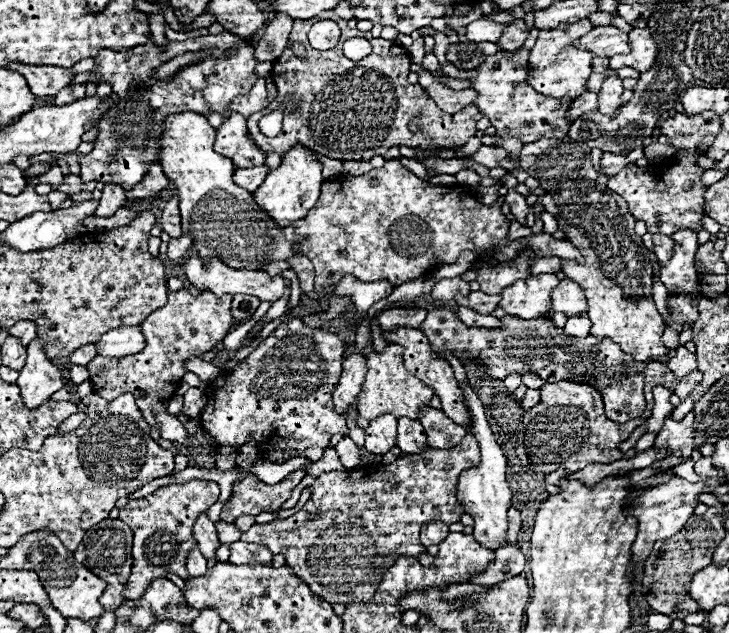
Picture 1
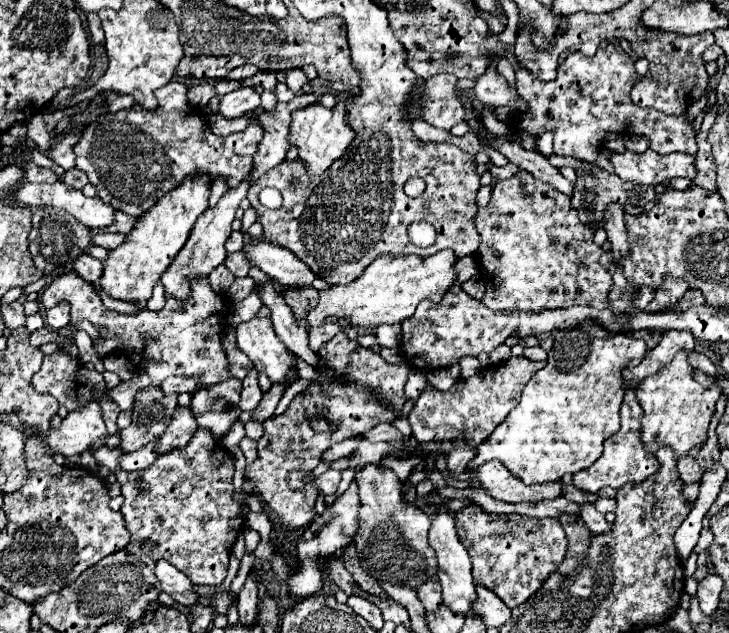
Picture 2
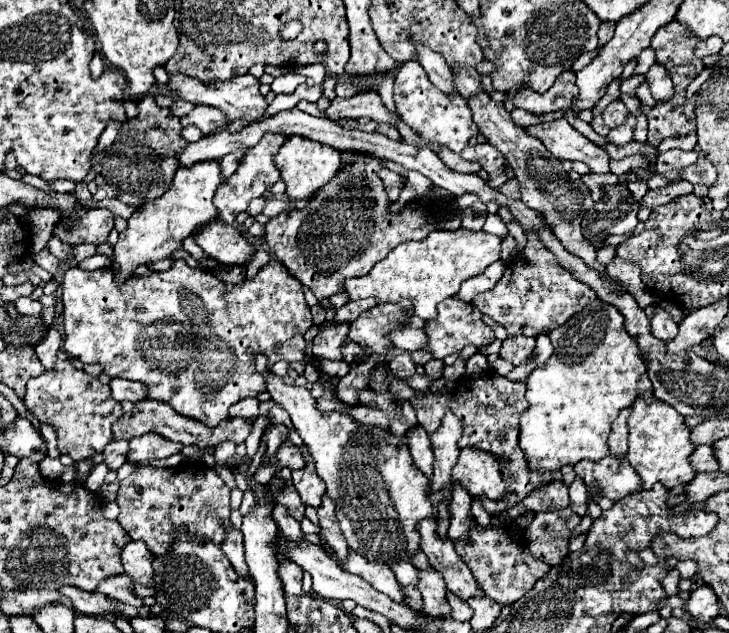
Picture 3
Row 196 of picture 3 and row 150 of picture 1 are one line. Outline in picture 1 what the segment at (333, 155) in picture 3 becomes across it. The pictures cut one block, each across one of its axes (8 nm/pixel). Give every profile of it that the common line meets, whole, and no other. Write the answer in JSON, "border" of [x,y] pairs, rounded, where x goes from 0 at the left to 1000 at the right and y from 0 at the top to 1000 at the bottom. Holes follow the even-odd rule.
{"border":[[[403,231],[390,243],[384,265],[368,272],[365,284],[348,303],[348,313],[351,313],[351,322],[379,351],[381,360],[392,360],[406,348],[417,344],[422,332],[433,322],[442,288],[444,288],[442,259],[428,250],[428,237],[417,231]]]}

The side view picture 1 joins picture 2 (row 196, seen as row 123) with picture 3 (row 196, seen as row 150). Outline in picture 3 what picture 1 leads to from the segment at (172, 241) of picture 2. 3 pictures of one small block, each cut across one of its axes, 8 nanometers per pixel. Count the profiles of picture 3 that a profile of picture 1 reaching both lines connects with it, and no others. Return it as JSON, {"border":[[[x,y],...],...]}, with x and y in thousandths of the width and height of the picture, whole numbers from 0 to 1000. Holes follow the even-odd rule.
{"border":[[[283,253],[269,256],[258,265],[244,265],[241,278],[236,284],[236,297],[225,303],[225,310],[206,316],[198,322],[178,348],[176,360],[165,367],[165,376],[156,389],[156,411],[154,427],[165,445],[176,442],[187,420],[230,408],[241,392],[247,392],[250,379],[263,373],[277,354],[285,354],[296,344],[296,325],[294,325],[294,306],[302,291],[310,288],[310,281],[302,275],[299,253]]]}

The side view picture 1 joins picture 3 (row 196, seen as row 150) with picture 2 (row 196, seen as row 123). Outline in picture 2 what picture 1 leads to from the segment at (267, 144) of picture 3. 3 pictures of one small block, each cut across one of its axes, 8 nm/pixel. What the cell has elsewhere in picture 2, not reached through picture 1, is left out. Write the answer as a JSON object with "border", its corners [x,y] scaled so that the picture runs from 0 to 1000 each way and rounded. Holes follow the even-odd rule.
{"border":[[[343,278],[335,281],[335,288],[324,297],[316,297],[305,313],[302,319],[294,325],[294,329],[285,329],[266,354],[263,360],[263,370],[258,376],[258,382],[252,385],[252,392],[244,398],[244,404],[239,408],[239,414],[233,417],[230,430],[225,430],[222,436],[222,449],[230,461],[230,468],[247,474],[247,477],[258,477],[263,471],[263,449],[269,442],[274,442],[277,436],[288,433],[296,420],[302,420],[307,411],[310,411],[310,395],[307,395],[307,382],[313,379],[316,367],[318,367],[318,348],[321,348],[321,338],[329,325],[329,319],[337,313],[337,303],[343,297],[340,291]]]}

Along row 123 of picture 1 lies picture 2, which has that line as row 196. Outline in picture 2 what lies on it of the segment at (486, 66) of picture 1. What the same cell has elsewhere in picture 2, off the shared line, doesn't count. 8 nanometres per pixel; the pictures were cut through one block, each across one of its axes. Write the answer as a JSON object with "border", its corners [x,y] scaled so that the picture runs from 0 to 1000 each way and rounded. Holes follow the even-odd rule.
{"border":[[[713,269],[697,284],[683,284],[675,313],[664,329],[656,329],[650,344],[653,363],[658,370],[656,404],[667,414],[667,464],[661,477],[675,490],[711,490],[711,493],[743,493],[754,487],[779,483],[812,483],[831,487],[834,461],[840,455],[840,433],[845,430],[842,398],[829,395],[815,382],[815,363],[796,351],[782,310],[763,303],[754,291],[735,284],[727,272]]]}

